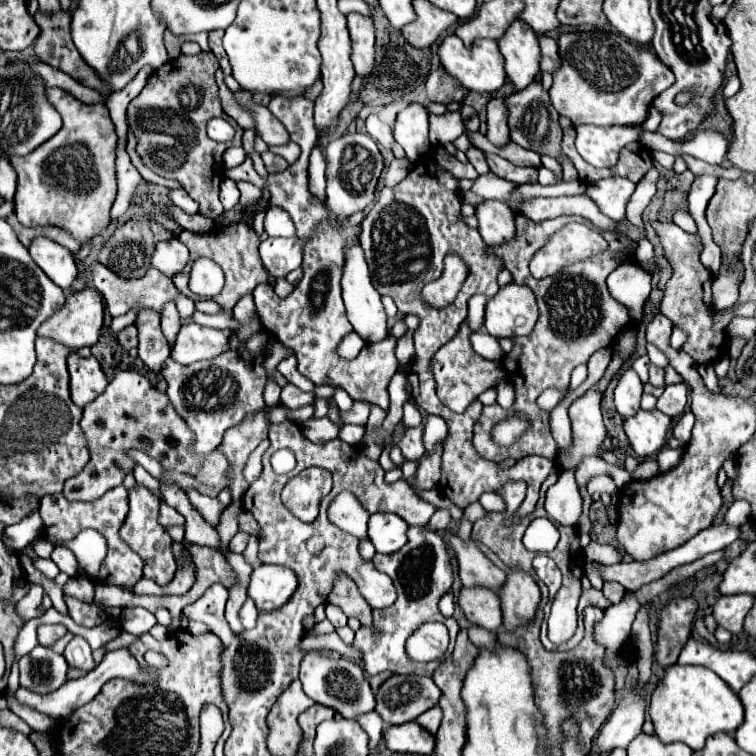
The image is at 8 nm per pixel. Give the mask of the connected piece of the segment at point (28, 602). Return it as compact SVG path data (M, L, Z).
M31 585L31 591L17 603L17 611L21 615L25 615L25 613L41 613L39 603L41 603L43 595L45 595L45 591L39 585Z

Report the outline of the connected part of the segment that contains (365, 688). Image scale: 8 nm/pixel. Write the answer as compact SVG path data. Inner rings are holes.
M313 649L307 651L301 659L299 665L299 681L303 685L303 691L317 703L333 707L347 719L355 719L361 713L367 713L367 709L373 709L373 699L363 699L363 697L373 697L373 691L369 687L369 681L363 673L363 669L349 661L349 659L331 659L325 655L325 649Z

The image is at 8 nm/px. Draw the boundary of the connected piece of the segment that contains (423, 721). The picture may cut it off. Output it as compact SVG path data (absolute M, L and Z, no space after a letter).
M435 705L435 707L427 709L425 713L421 713L421 715L417 717L417 723L419 723L421 727L425 727L429 733L435 733L435 731L439 729L439 725L441 725L441 717L443 717L441 707Z

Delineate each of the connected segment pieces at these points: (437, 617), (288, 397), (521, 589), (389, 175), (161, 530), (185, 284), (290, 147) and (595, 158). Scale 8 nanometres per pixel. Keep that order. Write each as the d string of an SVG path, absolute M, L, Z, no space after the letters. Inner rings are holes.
M427 525L409 527L407 539L409 541L399 551L395 551L391 555L375 553L375 557L373 557L375 567L393 579L393 585L397 589L397 601L391 607L375 609L373 611L373 627L361 627L355 633L353 647L363 651L363 667L367 671L367 677L373 677L383 671L431 677L433 671L443 663L443 659L439 659L435 663L417 663L417 661L411 661L405 653L405 641L411 637L411 633L415 629L419 629L427 621L441 621L449 629L451 643L449 643L449 651L447 651L445 659L451 655L453 645L455 645L455 635L459 631L459 625L455 619L443 617L437 609L439 595L443 595L443 591L449 591L453 585L453 569L451 569L447 545L445 545L443 537L437 531L427 529ZM375 631L379 631L379 639L373 639Z
M285 385L281 391L281 405L287 409L299 409L315 401L313 393L297 389L295 385Z
M511 569L503 589L499 591L499 597L503 609L503 625L507 631L515 631L533 619L541 601L541 591L525 571Z
M393 159L391 165L387 167L387 173L385 173L385 185L387 187L393 187L397 183L401 183L409 173L409 161L405 159Z
M137 485L135 489L129 491L129 513L127 513L123 527L119 529L119 535L145 561L143 577L153 579L157 585L167 585L173 579L177 565L175 565L175 557L173 557L173 551L171 551L173 539L169 537L165 527L159 525L157 517L159 517L157 497L149 489L145 489L143 485Z
M189 263L189 265L179 273L179 275L173 277L173 283L175 283L175 287L177 287L181 293L185 293L187 297L191 297L193 301L199 301L201 297L197 297L197 295L189 289L189 271L191 271L191 263Z
M289 141L289 143L287 143L287 145L283 145L283 147L271 147L271 151L273 151L273 153L277 153L277 155L281 155L289 165L291 165L291 163L295 163L295 161L299 159L299 155L301 155L299 145L297 145L297 143L293 143L293 141Z
M579 125L575 147L579 155L593 167L613 167L619 159L619 151L627 143L637 143L643 133L641 125L619 127L595 127Z

